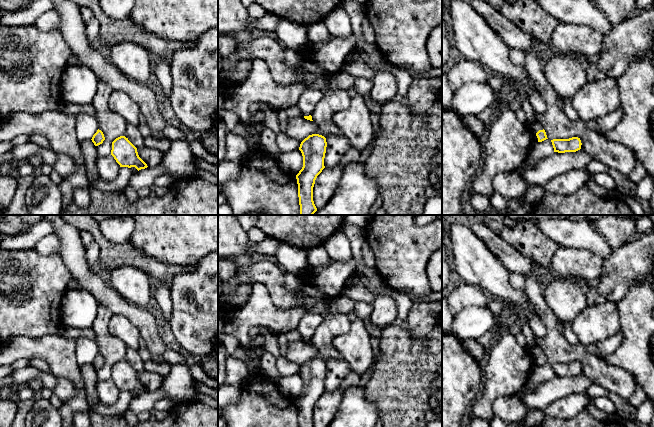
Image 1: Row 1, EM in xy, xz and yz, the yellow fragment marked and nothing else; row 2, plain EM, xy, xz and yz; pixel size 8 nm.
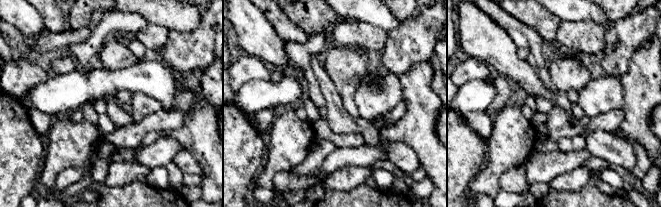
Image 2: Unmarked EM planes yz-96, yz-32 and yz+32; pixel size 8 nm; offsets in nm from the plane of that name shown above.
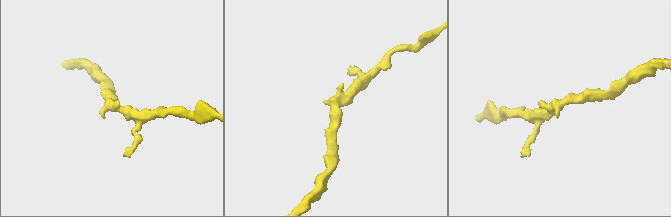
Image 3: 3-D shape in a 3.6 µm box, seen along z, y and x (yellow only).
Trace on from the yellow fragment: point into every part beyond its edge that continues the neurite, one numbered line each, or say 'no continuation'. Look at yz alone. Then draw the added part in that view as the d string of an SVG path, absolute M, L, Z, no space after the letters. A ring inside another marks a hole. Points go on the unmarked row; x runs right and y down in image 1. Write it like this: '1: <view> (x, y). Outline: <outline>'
1: yz (534, 352). Outline: M535 347L533 349L530 350L530 354L532 356L532 359L533 359L533 364L535 367L538 366L538 362L536 360L536 357L539 355L539 354L543 354L544 351L543 351L543 348L542 347Z

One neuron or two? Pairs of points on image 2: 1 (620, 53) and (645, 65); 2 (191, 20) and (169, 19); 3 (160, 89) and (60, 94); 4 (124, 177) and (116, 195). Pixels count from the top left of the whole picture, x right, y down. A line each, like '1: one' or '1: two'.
1: two
2: one
3: one
4: two

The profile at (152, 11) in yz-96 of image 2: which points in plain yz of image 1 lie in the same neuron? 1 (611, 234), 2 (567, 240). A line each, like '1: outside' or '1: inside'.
1: outside
2: inside

